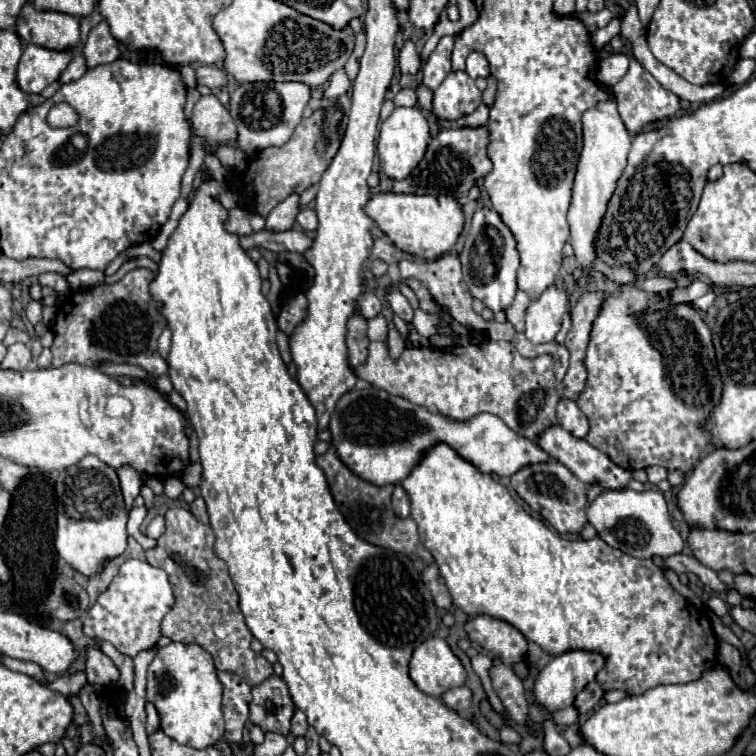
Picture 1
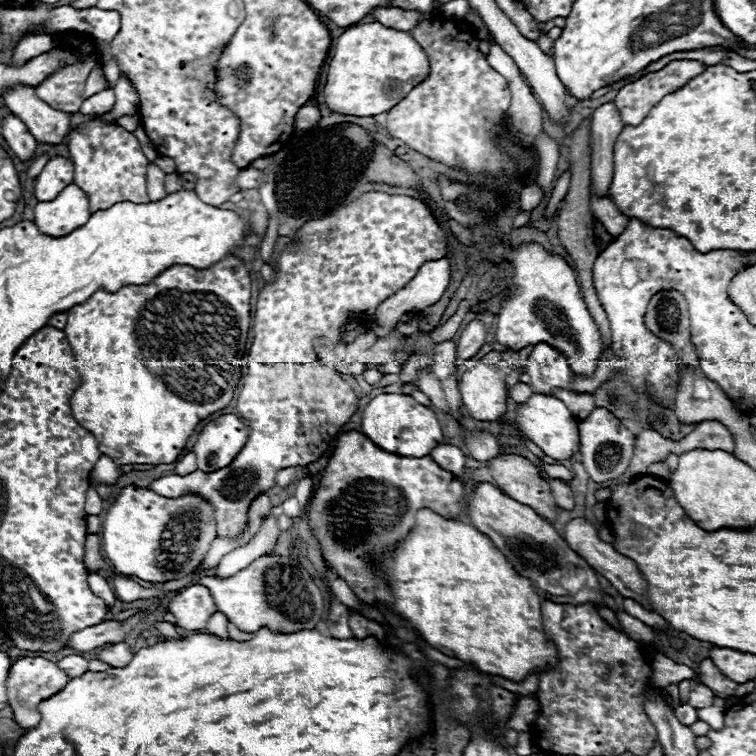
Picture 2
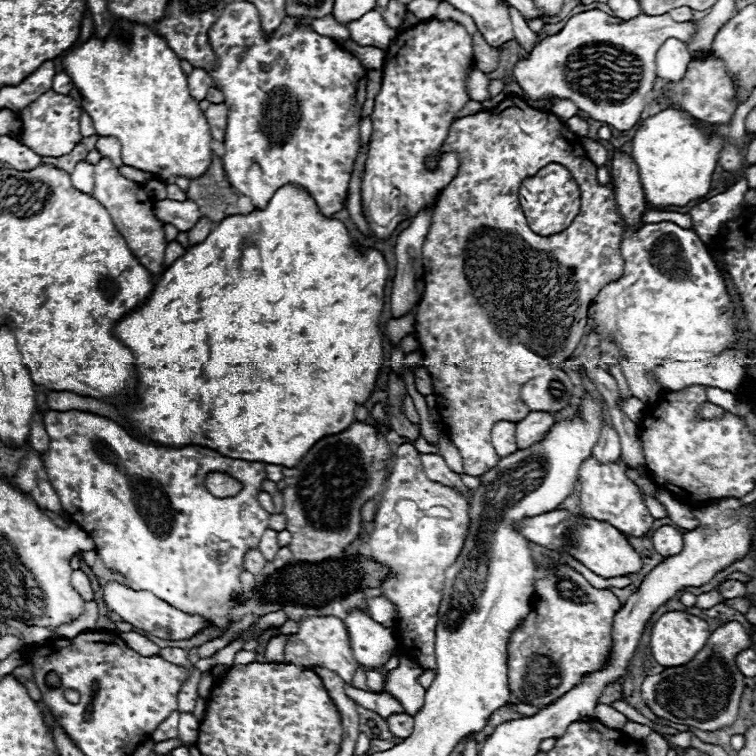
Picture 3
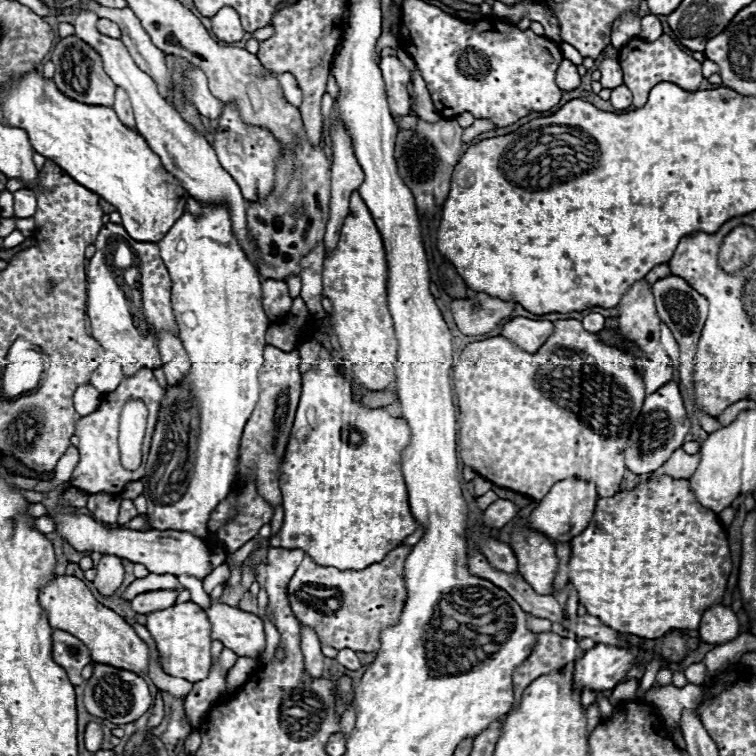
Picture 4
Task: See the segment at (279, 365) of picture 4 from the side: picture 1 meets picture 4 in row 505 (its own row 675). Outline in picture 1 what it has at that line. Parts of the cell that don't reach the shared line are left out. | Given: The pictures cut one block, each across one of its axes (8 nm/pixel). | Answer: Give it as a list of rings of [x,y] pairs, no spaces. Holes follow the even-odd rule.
[[[272,674],[262,684],[252,688],[250,722],[260,726],[264,732],[288,736],[294,710],[296,706],[288,694],[288,686],[280,676]]]

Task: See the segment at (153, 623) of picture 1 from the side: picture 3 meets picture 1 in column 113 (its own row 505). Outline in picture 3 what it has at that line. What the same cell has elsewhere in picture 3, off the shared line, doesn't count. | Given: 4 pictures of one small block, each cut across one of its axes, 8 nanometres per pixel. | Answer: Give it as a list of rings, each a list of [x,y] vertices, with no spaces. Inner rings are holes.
[[[586,458],[578,472],[578,484],[580,484],[580,514],[586,518],[602,520],[618,528],[620,532],[628,536],[644,536],[652,526],[652,516],[648,508],[642,504],[642,498],[638,494],[638,486],[626,478],[626,464],[620,460],[612,464],[598,464],[596,458]]]

